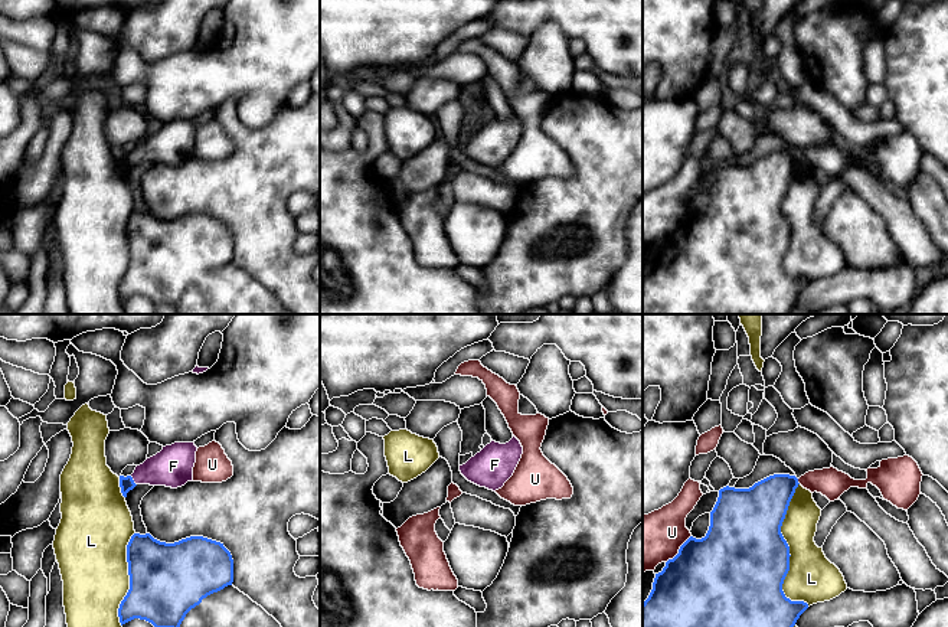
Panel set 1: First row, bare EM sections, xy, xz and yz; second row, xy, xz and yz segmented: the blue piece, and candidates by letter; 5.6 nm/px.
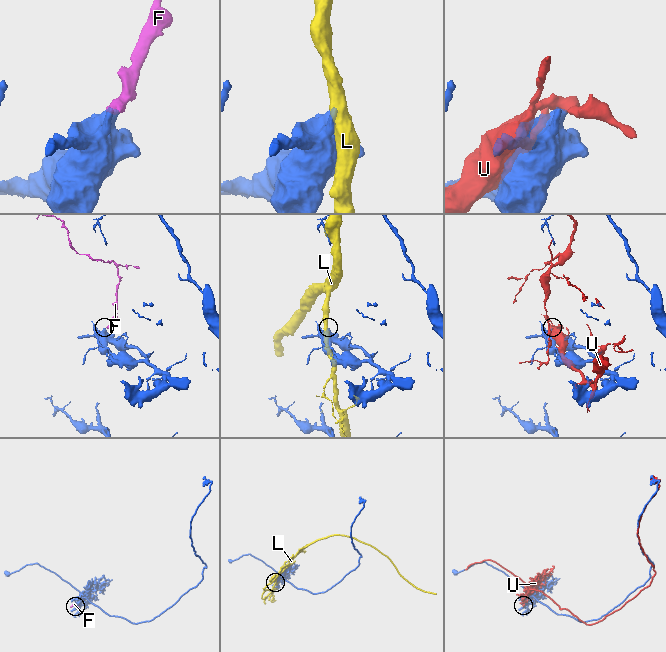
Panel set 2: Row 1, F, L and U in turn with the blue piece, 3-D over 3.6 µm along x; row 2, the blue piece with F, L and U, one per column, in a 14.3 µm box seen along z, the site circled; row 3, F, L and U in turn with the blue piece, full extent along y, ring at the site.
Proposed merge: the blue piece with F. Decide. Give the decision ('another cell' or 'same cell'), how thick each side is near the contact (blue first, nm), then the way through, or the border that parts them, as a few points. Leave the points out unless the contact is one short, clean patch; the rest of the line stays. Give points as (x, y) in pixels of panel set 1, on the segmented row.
same cell; 80 nm thick on the blue side, 220 nm on the other; runs through xy (126, 483), (133, 480), (144, 473), (173, 466)

